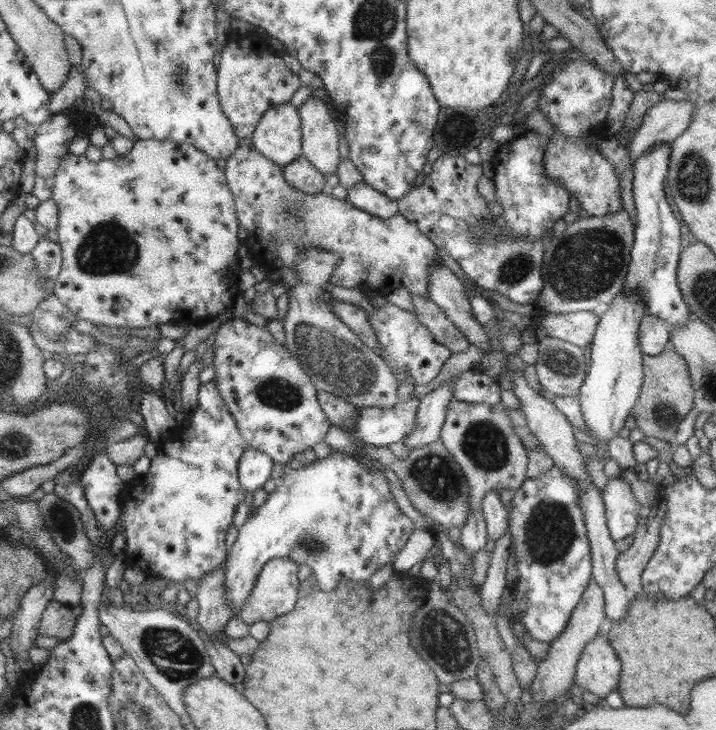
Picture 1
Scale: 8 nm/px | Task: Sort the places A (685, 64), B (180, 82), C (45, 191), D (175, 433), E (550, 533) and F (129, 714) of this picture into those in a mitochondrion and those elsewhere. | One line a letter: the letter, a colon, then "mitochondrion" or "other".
A: other
B: mitochondrion
C: other
D: other
E: mitochondrion
F: mitochondrion

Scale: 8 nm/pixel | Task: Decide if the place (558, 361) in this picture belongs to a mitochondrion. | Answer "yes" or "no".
yes

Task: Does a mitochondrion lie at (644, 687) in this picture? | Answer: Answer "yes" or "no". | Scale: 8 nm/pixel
no

